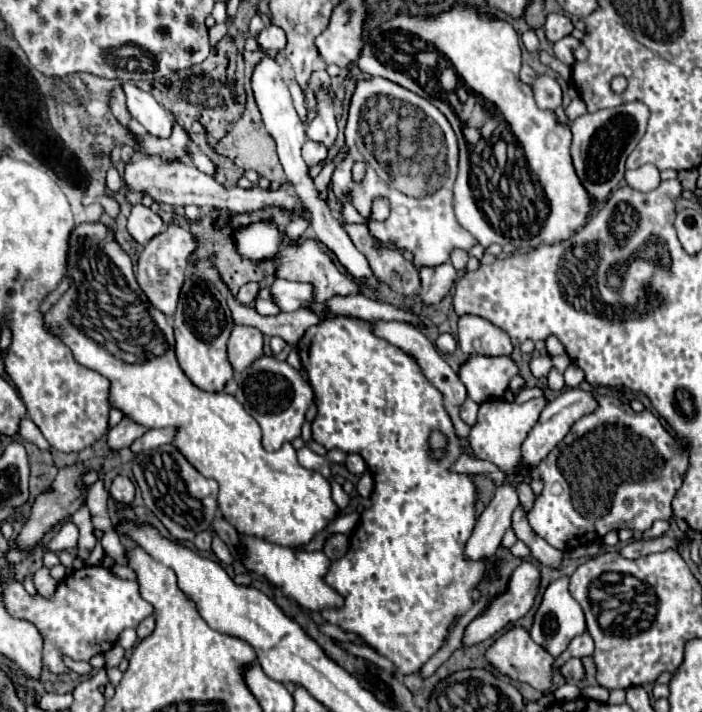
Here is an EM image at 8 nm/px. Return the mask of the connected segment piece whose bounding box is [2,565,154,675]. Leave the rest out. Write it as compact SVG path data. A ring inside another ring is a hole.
M86 565L64 577L50 597L30 595L22 583L10 581L2 593L2 603L12 617L32 623L42 633L44 665L54 675L70 671L64 665L62 655L70 657L72 661L90 661L94 655L106 653L124 629L136 629L138 623L154 611L152 605L140 597L136 581L120 579L102 565Z

